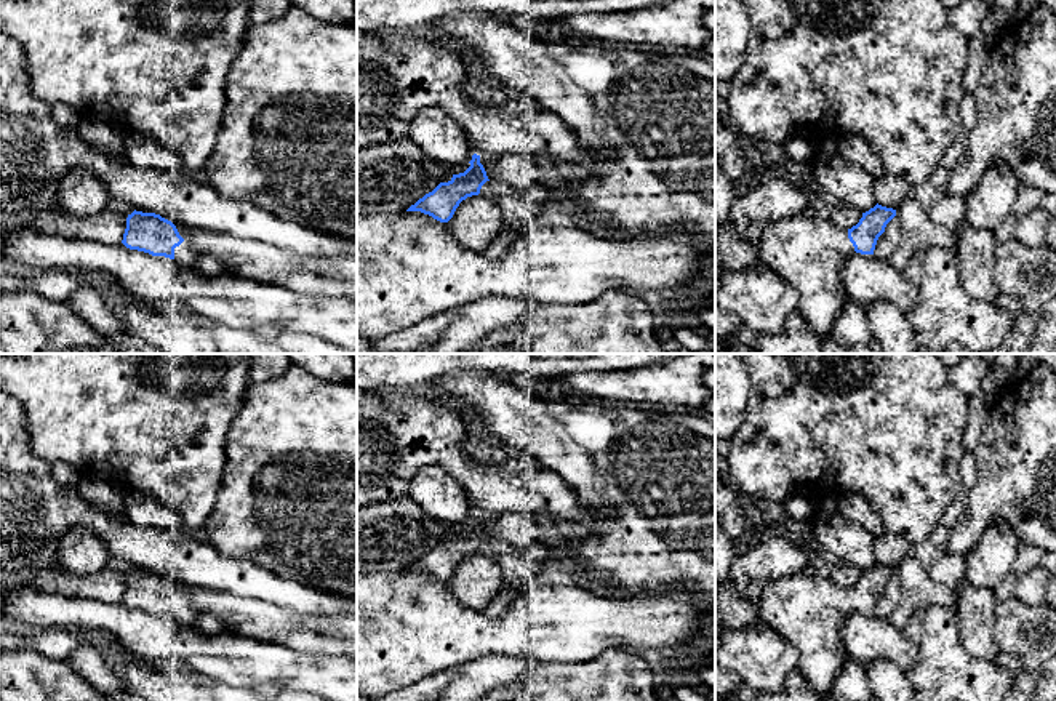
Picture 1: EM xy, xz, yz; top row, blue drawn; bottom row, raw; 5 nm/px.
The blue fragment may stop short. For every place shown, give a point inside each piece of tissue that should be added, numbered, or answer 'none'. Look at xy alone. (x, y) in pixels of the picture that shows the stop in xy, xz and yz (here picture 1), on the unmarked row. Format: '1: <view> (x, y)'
1: xy (184, 613)

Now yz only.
1: yz (807, 610)

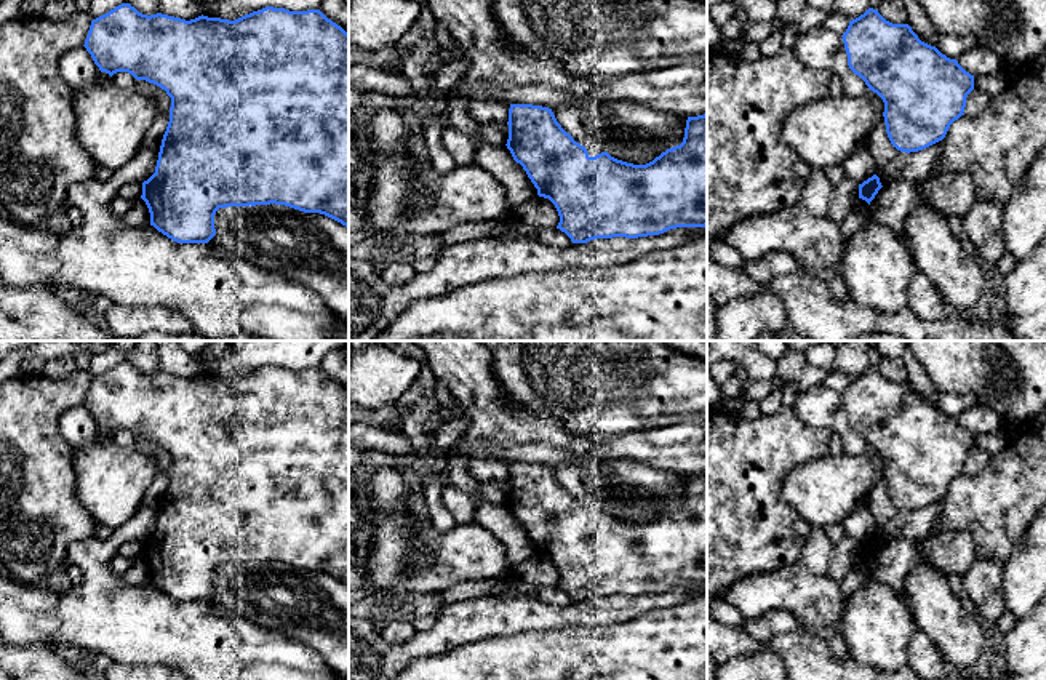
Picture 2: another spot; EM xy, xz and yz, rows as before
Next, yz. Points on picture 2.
none

